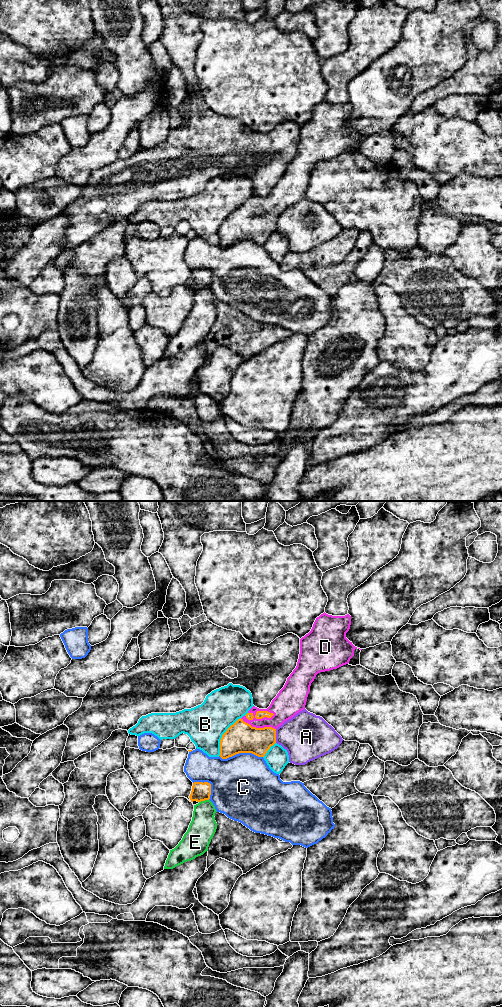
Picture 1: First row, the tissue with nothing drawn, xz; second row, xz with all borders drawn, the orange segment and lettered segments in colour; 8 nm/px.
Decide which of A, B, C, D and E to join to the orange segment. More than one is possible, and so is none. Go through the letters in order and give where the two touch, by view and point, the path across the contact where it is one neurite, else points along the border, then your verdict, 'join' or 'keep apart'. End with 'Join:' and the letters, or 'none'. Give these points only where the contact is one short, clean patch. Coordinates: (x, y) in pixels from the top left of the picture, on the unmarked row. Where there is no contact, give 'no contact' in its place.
A: meets orange in xz at (275, 224); border along xz (275, 217), (276, 230); keep apart
B: meets orange in xz at (222, 224); keep apart
C: meets orange in xz at (241, 240); keep apart
D: meets orange in xz at (259, 206); runs through xz (259, 202), (259, 206), (273, 205), (286, 192); join
E: meets orange in xz at (203, 288); keep apart
Join: D

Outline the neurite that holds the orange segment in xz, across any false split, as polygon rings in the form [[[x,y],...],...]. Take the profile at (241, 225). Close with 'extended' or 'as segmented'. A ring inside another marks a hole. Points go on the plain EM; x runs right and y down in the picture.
[[[325,100],[316,106],[311,119],[300,127],[296,156],[267,197],[253,194],[222,223],[220,245],[239,241],[264,245],[276,231],[276,217],[305,197],[311,171],[320,160],[349,151],[355,135],[346,126],[351,104],[332,104]]] | extended

